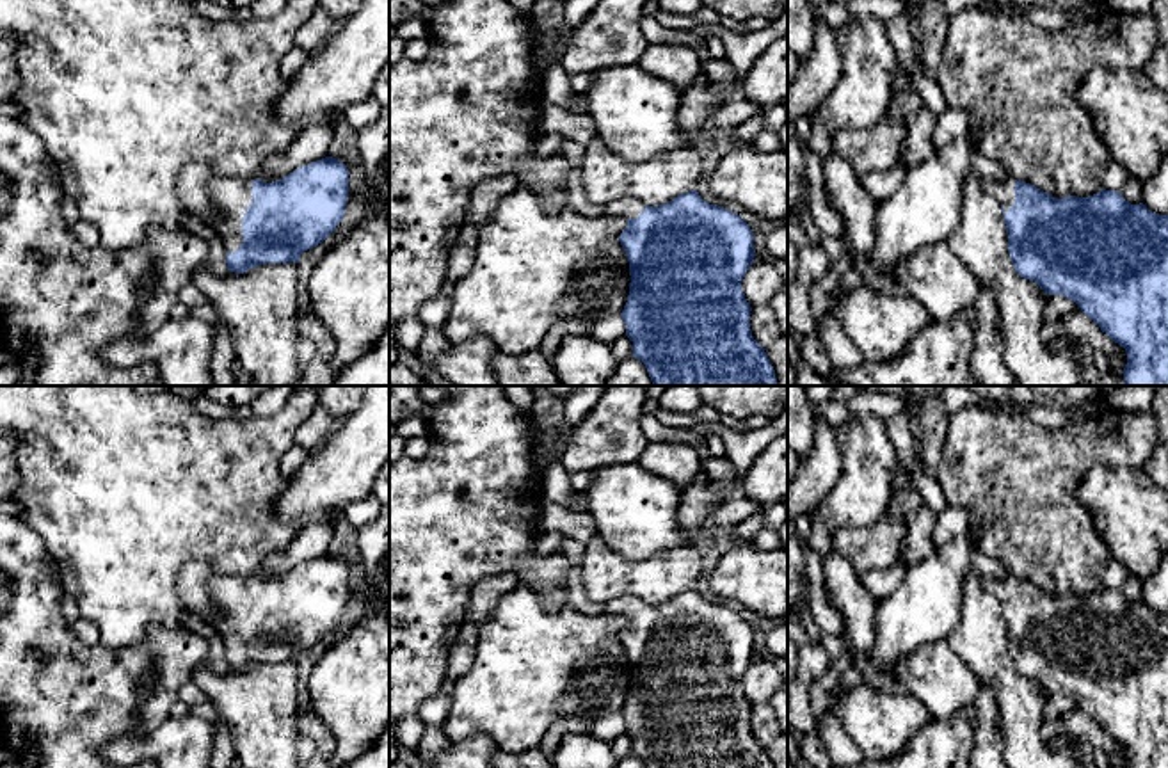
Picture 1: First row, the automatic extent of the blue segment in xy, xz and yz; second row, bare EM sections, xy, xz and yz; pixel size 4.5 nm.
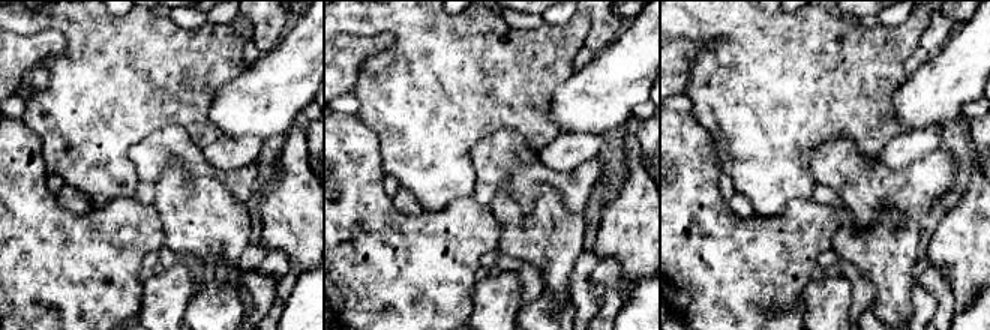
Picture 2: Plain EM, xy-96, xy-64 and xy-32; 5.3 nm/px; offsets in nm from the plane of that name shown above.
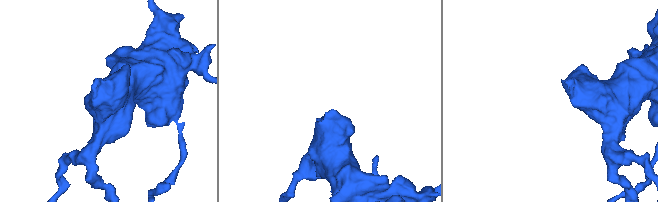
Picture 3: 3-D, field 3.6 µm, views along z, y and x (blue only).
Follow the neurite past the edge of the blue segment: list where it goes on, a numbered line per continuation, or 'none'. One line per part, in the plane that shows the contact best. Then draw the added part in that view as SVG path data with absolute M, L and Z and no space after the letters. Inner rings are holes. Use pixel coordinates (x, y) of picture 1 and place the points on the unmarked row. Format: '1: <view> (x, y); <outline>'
1: xy (221, 600); M204 560L188 562L178 576L183 604L204 617L222 638L226 651L242 642L242 615L252 601L252 578L217 574Z

